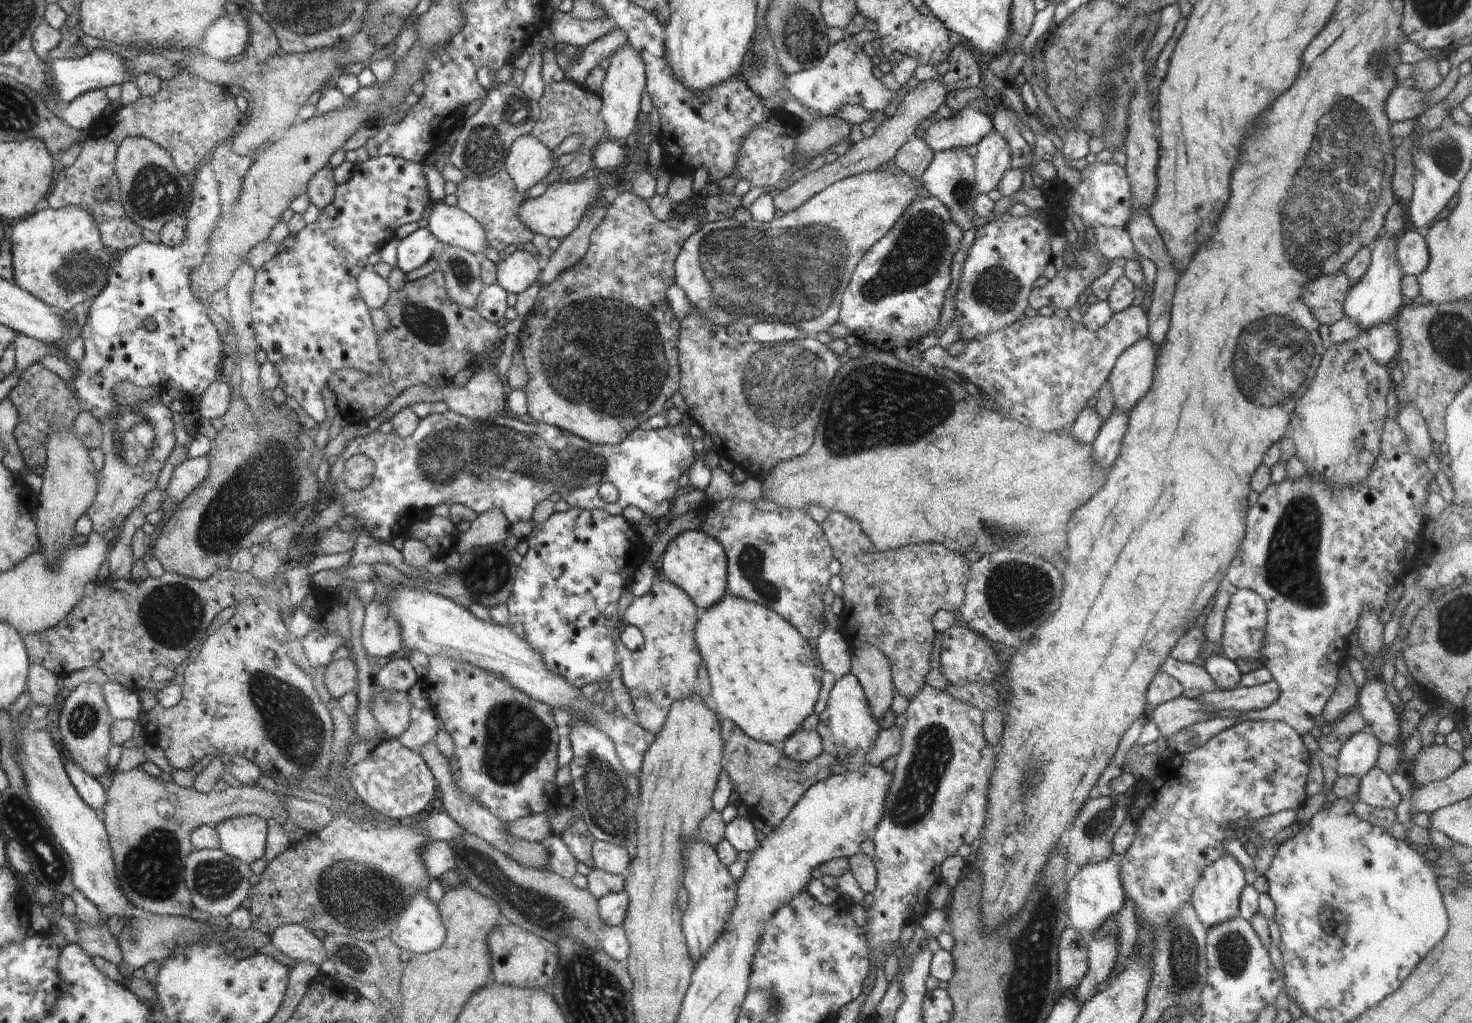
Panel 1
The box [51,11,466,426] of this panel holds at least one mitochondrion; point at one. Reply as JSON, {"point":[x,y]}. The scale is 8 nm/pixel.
{"point":[154,191]}

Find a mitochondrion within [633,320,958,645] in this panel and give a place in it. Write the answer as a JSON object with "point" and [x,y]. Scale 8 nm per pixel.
{"point":[779,387]}

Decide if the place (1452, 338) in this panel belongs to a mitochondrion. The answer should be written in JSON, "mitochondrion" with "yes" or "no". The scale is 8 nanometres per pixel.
{"mitochondrion":"yes"}

